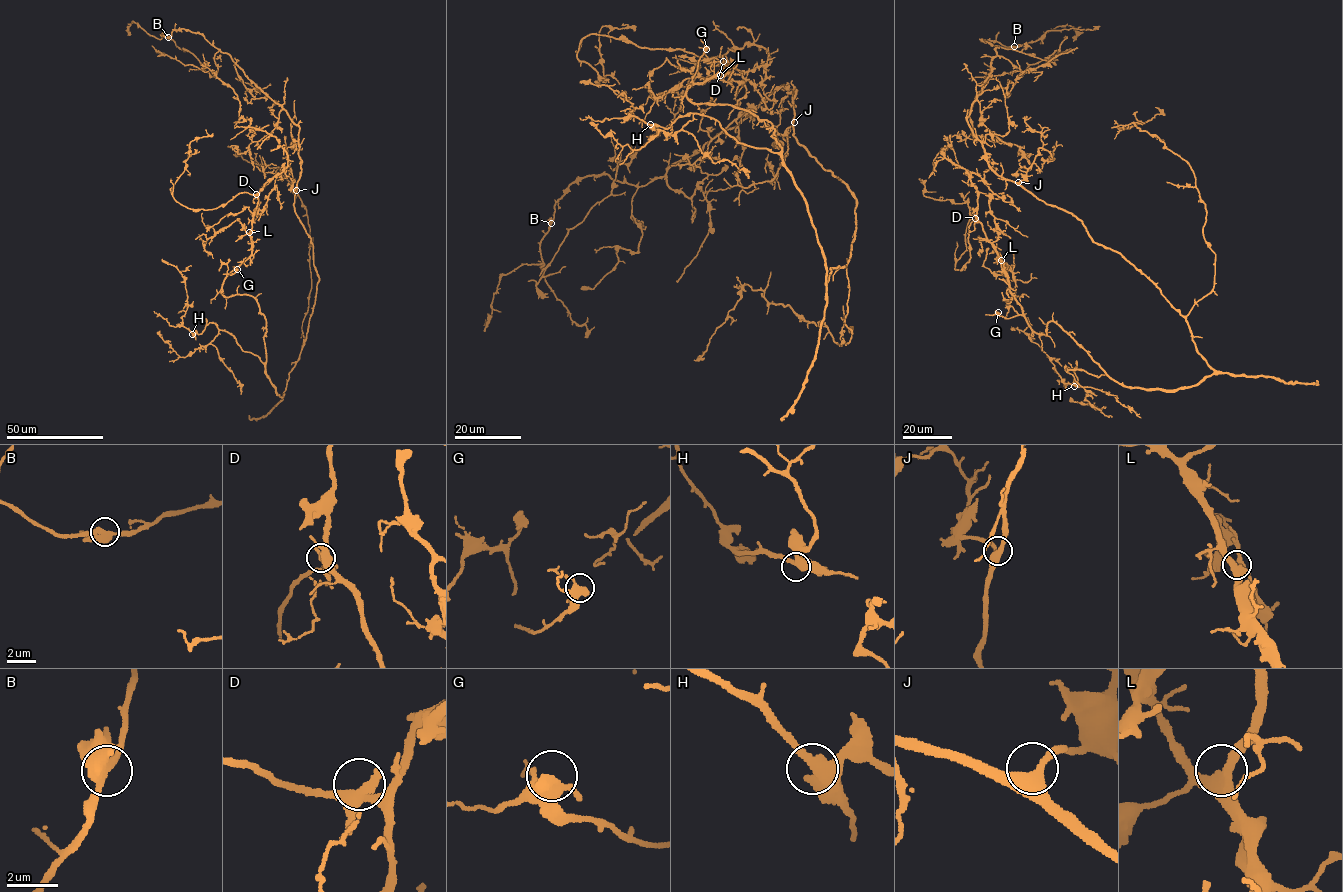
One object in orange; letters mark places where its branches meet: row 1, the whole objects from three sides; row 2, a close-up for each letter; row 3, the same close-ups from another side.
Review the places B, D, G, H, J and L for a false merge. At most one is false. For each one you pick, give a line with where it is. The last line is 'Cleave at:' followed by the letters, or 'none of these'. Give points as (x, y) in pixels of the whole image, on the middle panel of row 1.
Cleave at: none of these

